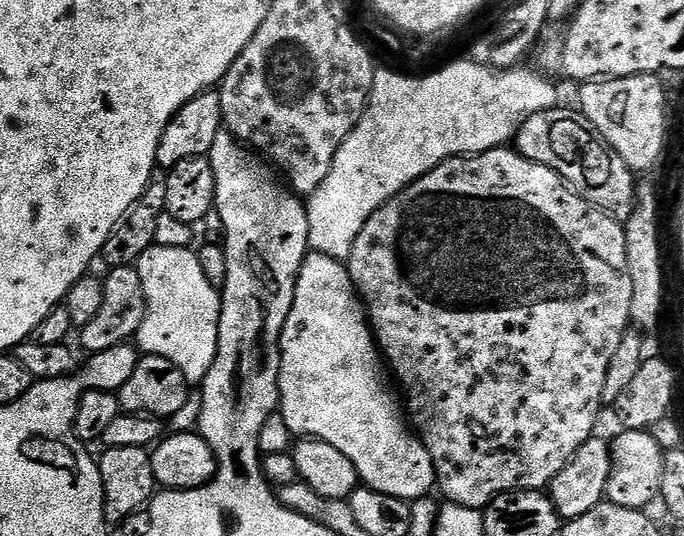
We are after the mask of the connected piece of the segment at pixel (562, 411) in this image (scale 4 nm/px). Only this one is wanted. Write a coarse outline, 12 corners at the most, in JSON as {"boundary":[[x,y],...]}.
{"boundary":[[515,147],[346,261],[443,499],[544,490],[630,330],[624,225]]}

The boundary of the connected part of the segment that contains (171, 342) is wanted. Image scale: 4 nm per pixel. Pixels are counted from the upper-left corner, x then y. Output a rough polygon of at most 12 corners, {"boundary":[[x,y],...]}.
{"boundary":[[191,247],[134,265],[141,353],[200,386],[218,354],[222,296]]}

